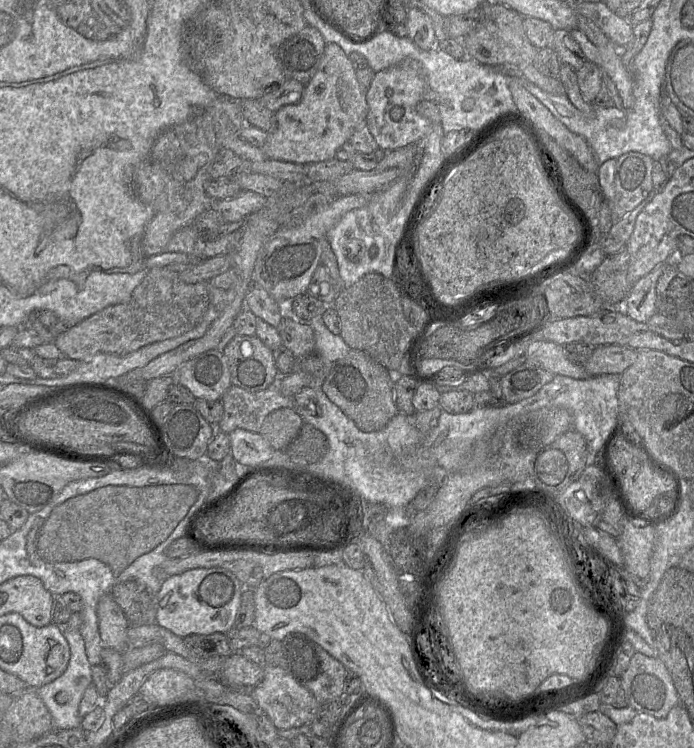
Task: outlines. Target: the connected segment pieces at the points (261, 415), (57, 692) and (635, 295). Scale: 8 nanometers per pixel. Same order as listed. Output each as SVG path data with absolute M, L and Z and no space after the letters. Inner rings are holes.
M279 377L266 389L257 392L231 385L220 400L224 413L215 427L226 434L236 429L259 433L268 414L281 408L294 408L294 399L280 391Z
M64 630L64 635L70 647L70 660L67 669L56 680L34 690L37 691L47 707L54 729L68 730L81 727L79 705L86 688L92 683L92 666L88 661L85 642L80 630Z
M669 261L659 264L639 279L625 298L626 315L637 322L646 323L657 310L657 282Z

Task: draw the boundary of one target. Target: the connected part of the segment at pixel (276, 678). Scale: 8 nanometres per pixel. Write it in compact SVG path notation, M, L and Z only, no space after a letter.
M263 666L263 679L250 690L261 711L277 729L289 729L318 720L320 703L314 695L280 666Z

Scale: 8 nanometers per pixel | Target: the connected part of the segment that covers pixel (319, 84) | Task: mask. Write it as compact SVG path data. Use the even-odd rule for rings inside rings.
M327 43L317 71L305 85L301 99L275 112L275 126L268 132L262 151L268 159L304 165L332 159L352 134L366 124L367 114L366 88L359 83L348 55L339 45Z

